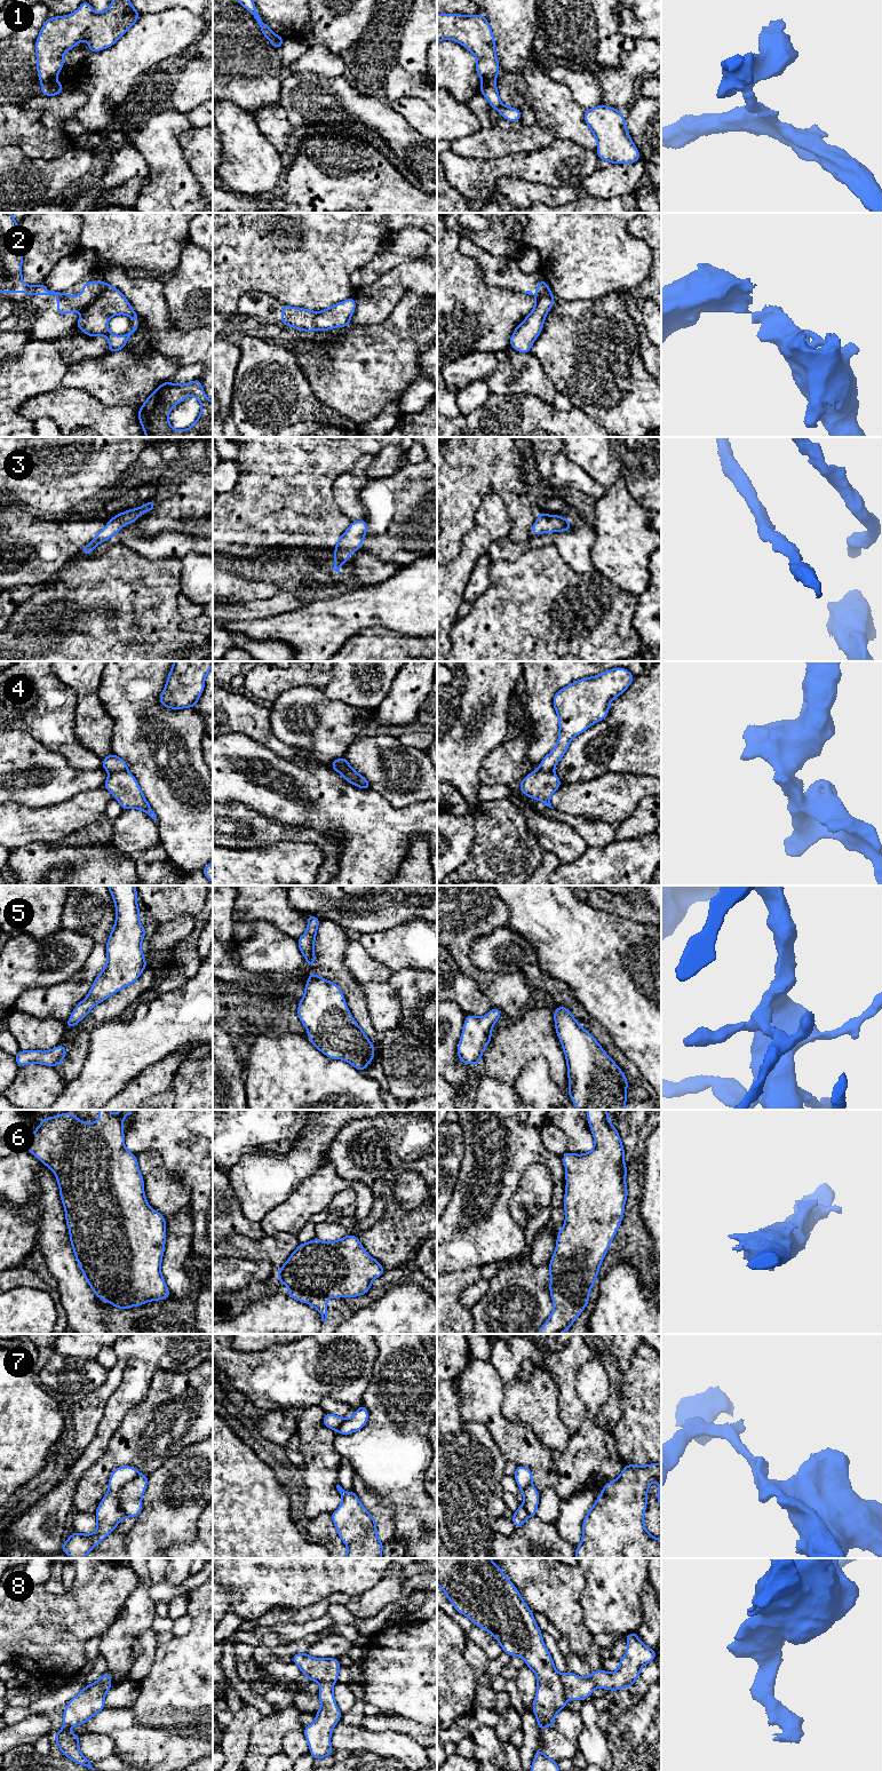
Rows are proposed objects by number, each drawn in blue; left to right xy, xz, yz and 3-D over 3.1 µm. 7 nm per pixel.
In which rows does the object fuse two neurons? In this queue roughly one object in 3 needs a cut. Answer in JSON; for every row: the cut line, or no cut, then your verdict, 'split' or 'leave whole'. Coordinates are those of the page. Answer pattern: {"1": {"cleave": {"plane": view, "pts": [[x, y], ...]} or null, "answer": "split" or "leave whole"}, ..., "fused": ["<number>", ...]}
{"1": {"cleave": {"plane": "xy", "pts": [[54, 78], [42, 84]]}, "answer": "split"}, "2": {"cleave": {"plane": "xy", "pts": [[105, 283], [81, 312]]}, "answer": "split"}, "3": {"cleave": null, "answer": "leave whole"}, "4": {"cleave": {"plane": "xy", "pts": [[126, 769], [109, 773]]}, "answer": "split"}, "5": {"cleave": null, "answer": "leave whole"}, "6": {"cleave": null, "answer": "leave whole"}, "7": {"cleave": {"plane": "xy", "pts": [[138, 1472], [121, 1487], [118, 1494], [119, 1508], [126, 1516]]}, "answer": "split"}, "8": {"cleave": null, "answer": "leave whole"}, "fused": ["1", "2", "4", "7"]}

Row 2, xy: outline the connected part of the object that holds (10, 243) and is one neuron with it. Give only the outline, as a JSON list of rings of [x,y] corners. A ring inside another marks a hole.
[[[0,213],[0,293],[19,293],[21,291],[24,295],[56,295],[57,296],[57,315],[64,316],[72,311],[82,312],[89,303],[94,300],[96,295],[101,292],[105,281],[84,281],[82,283],[82,294],[81,295],[67,295],[65,292],[58,293],[55,291],[48,291],[43,283],[39,285],[27,285],[24,283],[22,277],[22,263],[23,263],[23,249],[22,249],[22,238],[18,229],[18,223],[15,221],[11,213]]]

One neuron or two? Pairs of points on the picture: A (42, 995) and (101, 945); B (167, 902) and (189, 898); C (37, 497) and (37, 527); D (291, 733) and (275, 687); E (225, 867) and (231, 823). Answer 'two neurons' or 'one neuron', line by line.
A: one neuron
B: one neuron
C: two neurons
D: two neurons
E: two neurons

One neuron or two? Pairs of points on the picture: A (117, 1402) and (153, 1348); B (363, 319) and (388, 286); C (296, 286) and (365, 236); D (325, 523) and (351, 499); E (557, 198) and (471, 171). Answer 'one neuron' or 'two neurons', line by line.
A: one neuron
B: one neuron
C: one neuron
D: two neurons
E: two neurons

